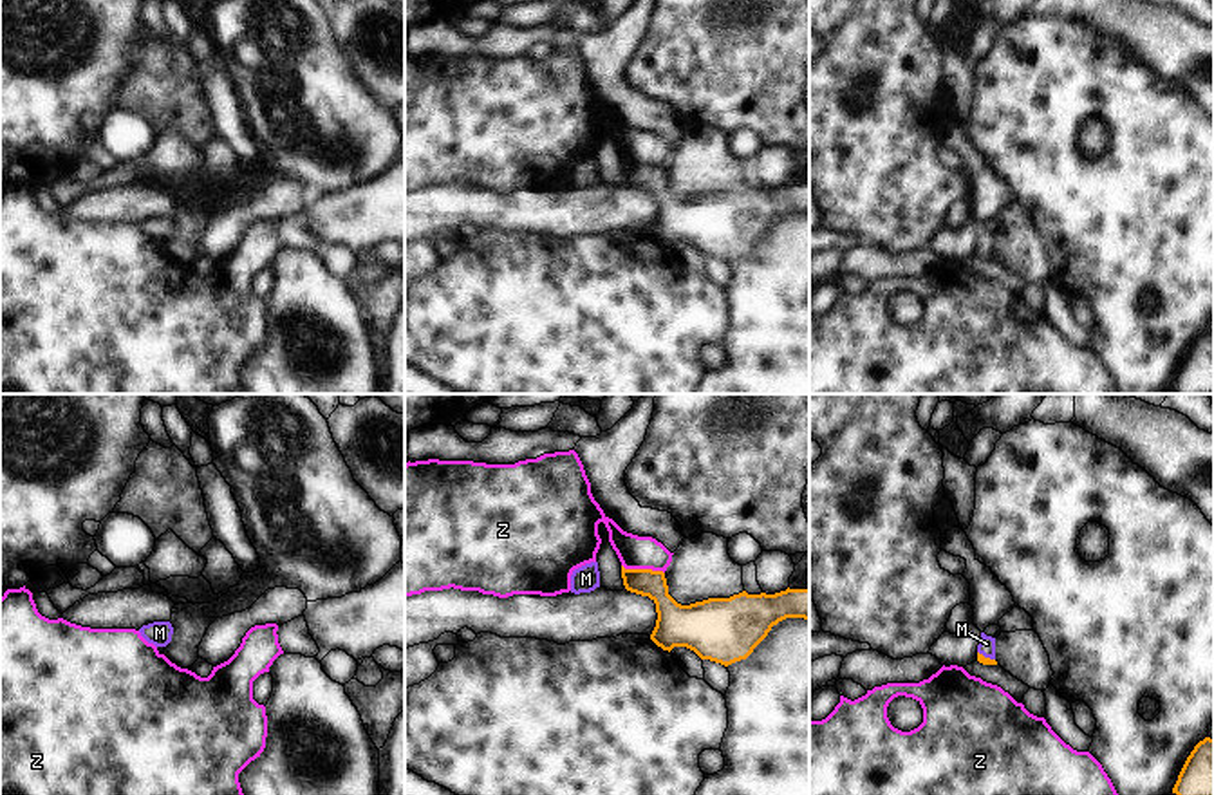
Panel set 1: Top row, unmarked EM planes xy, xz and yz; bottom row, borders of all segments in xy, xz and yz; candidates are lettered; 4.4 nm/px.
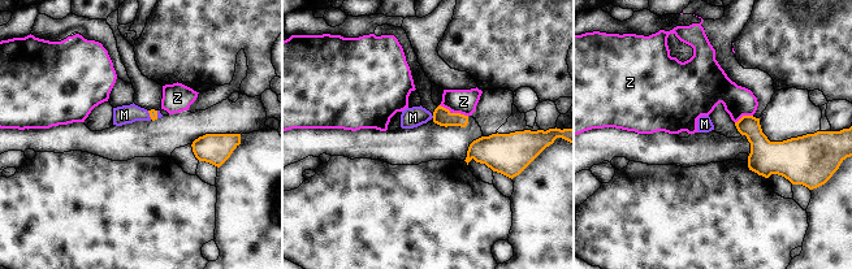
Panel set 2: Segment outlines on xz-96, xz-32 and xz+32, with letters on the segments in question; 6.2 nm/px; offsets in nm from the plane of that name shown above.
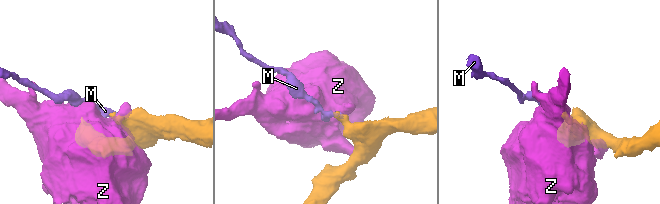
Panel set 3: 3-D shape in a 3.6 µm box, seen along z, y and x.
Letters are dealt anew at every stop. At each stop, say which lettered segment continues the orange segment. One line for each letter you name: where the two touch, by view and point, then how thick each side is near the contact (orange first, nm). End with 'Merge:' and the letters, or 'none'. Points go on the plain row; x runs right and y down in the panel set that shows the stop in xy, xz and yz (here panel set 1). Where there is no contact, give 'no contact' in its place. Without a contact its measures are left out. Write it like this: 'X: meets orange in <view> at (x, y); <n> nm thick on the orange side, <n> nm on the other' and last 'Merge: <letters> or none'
M: meets orange in yz at (987, 253); 40 nm thick on the orange side, 80 nm on the other
Merge: M

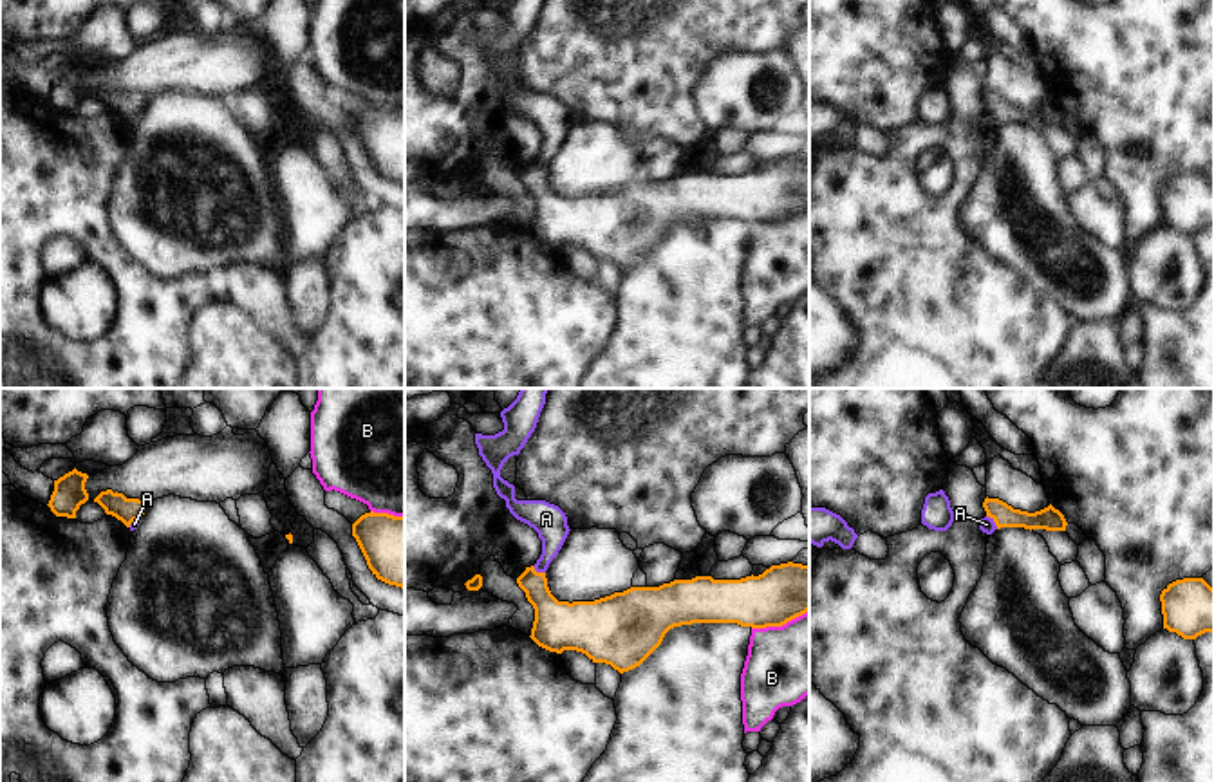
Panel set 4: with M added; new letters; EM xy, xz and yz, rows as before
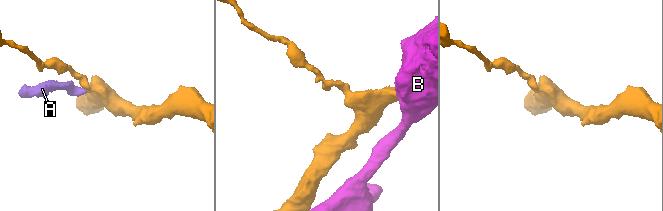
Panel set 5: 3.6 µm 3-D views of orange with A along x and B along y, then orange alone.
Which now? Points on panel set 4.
Merge: none

